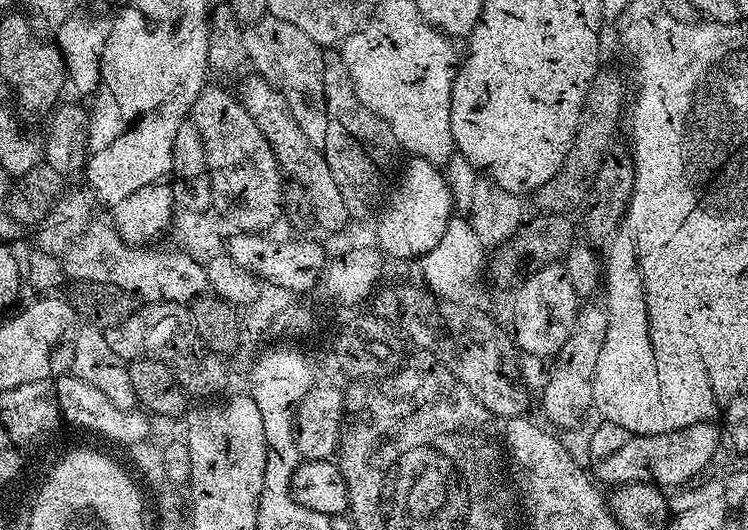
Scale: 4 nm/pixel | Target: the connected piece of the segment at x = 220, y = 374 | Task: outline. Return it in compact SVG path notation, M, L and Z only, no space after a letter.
M165 300L141 303L136 312L126 318L126 322L118 322L118 326L107 329L104 337L106 342L110 342L110 350L114 350L114 354L118 354L122 361L162 362L178 378L189 397L212 396L215 392L222 391L228 380L225 357L212 352L199 337L188 304L175 304Z

